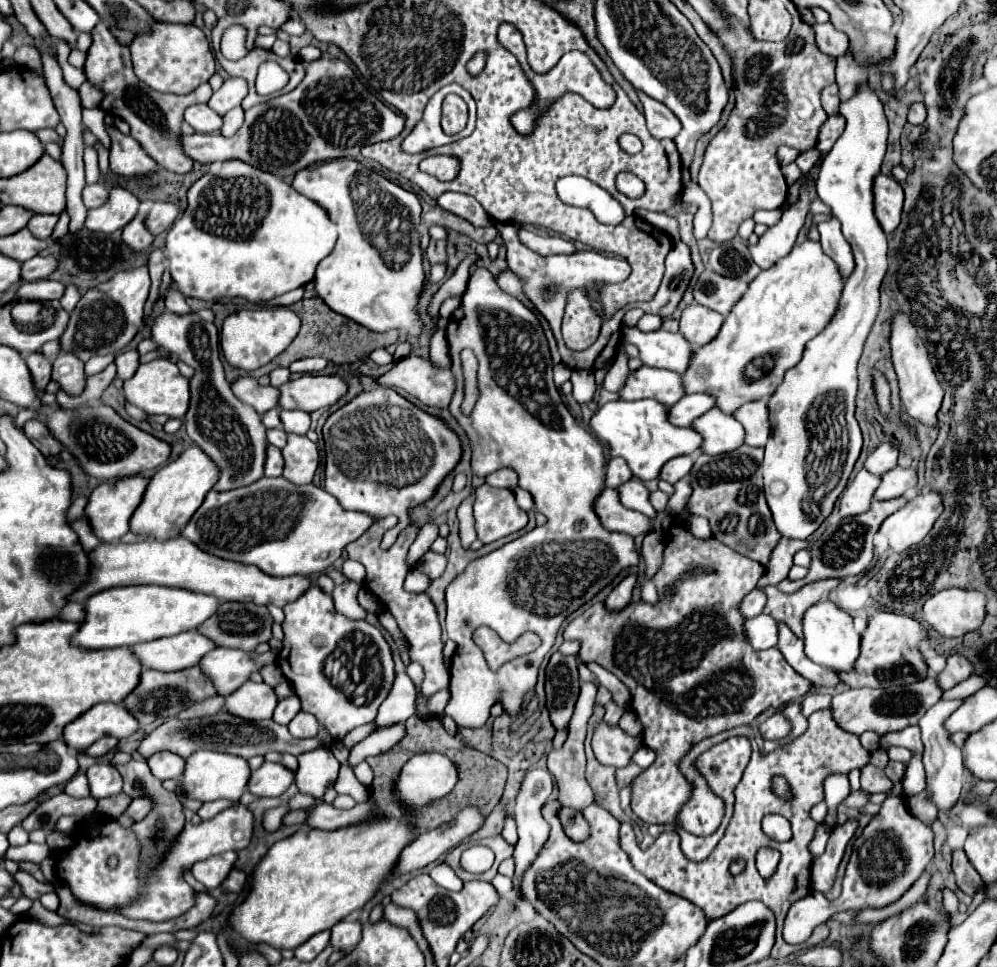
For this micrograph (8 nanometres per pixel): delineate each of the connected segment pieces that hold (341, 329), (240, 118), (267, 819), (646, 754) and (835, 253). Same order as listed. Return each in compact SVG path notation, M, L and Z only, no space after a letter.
M310 297L310 299L302 299L294 305L290 305L290 309L302 319L302 329L298 333L298 339L292 341L292 345L280 353L280 357L276 357L276 361L264 365L262 369L258 371L252 371L252 373L244 373L244 371L238 371L238 369L232 369L228 363L226 363L226 377L228 381L234 381L236 377L240 375L252 375L252 377L262 377L262 375L268 375L272 369L276 367L288 367L290 363L298 361L298 359L304 359L304 357L324 357L336 365L346 365L346 363L356 363L360 359L366 359L374 349L378 347L388 347L392 343L398 341L398 333L372 333L368 331L366 327L358 325L356 321L348 319L348 317L342 317L338 313L334 313L320 297Z
M234 107L232 111L228 111L224 115L224 125L222 125L220 133L224 137L232 137L242 127L242 123L244 123L244 109L242 107Z
M280 805L278 809L272 809L263 816L263 827L268 833L275 832L282 823L282 818L286 815L286 805Z
M642 745L642 747L632 755L632 761L634 761L638 767L642 767L642 769L650 767L654 759L656 759L656 755L654 755L654 753L652 753L652 749L648 749L646 745Z
M830 219L824 223L818 223L818 231L820 231L820 245L822 245L824 253L838 265L842 279L848 279L852 275L852 269L856 267L856 263L854 263L852 249L848 245L848 241L844 241L844 235L840 231L840 221Z

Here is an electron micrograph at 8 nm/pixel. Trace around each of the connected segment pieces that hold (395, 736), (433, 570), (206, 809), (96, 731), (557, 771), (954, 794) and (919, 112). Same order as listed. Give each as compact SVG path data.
M400 723L398 725L390 725L386 729L382 727L380 731L374 731L370 737L362 739L360 743L356 743L350 749L346 765L354 769L360 761L364 761L364 757L374 757L374 755L390 751L400 739L404 739L404 735L406 735L406 727L400 725Z
M428 551L428 553L424 553L424 557L418 561L418 569L420 569L424 575L428 575L430 579L436 579L436 577L440 577L440 575L444 573L444 569L446 569L446 557L444 557L444 555L438 555L438 553L434 553L434 551Z
M214 801L214 803L204 803L202 805L202 809L198 811L198 815L202 817L202 819L212 819L216 813L220 813L224 807L226 807L228 803L226 801Z
M94 705L80 719L68 723L62 737L72 751L84 753L94 741L104 735L126 739L136 729L136 719L122 705Z
M584 683L580 687L580 697L578 697L578 703L576 703L576 711L574 711L574 717L572 717L570 727L568 727L568 739L566 739L562 749L550 751L550 755L548 755L548 769L554 775L554 779L558 783L558 791L560 791L558 793L558 801L564 807L572 807L572 809L586 809L594 801L590 785L586 783L586 755L584 755L586 721L590 717L594 699L596 699L596 687L590 685L590 683Z
M960 699L956 701L938 701L932 709L926 711L926 715L920 719L922 729L922 743L924 743L924 767L926 767L926 793L928 801L932 801L938 811L950 811L956 801L960 799L960 791L964 785L964 763L962 763L962 751L950 743L950 735L944 729L944 719L960 707Z
M912 103L910 111L908 111L908 123L920 125L924 119L926 119L926 107L924 107L924 103Z

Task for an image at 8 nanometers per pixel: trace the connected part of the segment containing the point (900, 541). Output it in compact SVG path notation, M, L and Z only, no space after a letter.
M924 491L916 495L912 501L908 501L902 509L892 513L882 523L880 533L886 535L894 553L902 553L904 549L920 543L926 537L940 513L940 495L936 491Z

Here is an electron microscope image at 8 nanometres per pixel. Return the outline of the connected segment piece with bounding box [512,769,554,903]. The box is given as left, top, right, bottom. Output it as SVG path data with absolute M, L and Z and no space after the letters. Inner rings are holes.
M530 769L526 771L524 779L522 779L522 785L520 785L520 791L516 795L516 801L514 801L514 819L516 819L516 825L518 825L518 845L514 849L514 861L516 861L516 875L514 875L514 901L518 903L520 901L520 895L518 895L518 877L520 873L524 871L524 867L530 865L530 861L536 857L536 853L540 851L540 845L546 841L548 837L548 829L550 825L546 823L546 819L542 817L542 807L546 803L546 799L550 797L554 789L554 783L552 783L552 775L544 769Z

